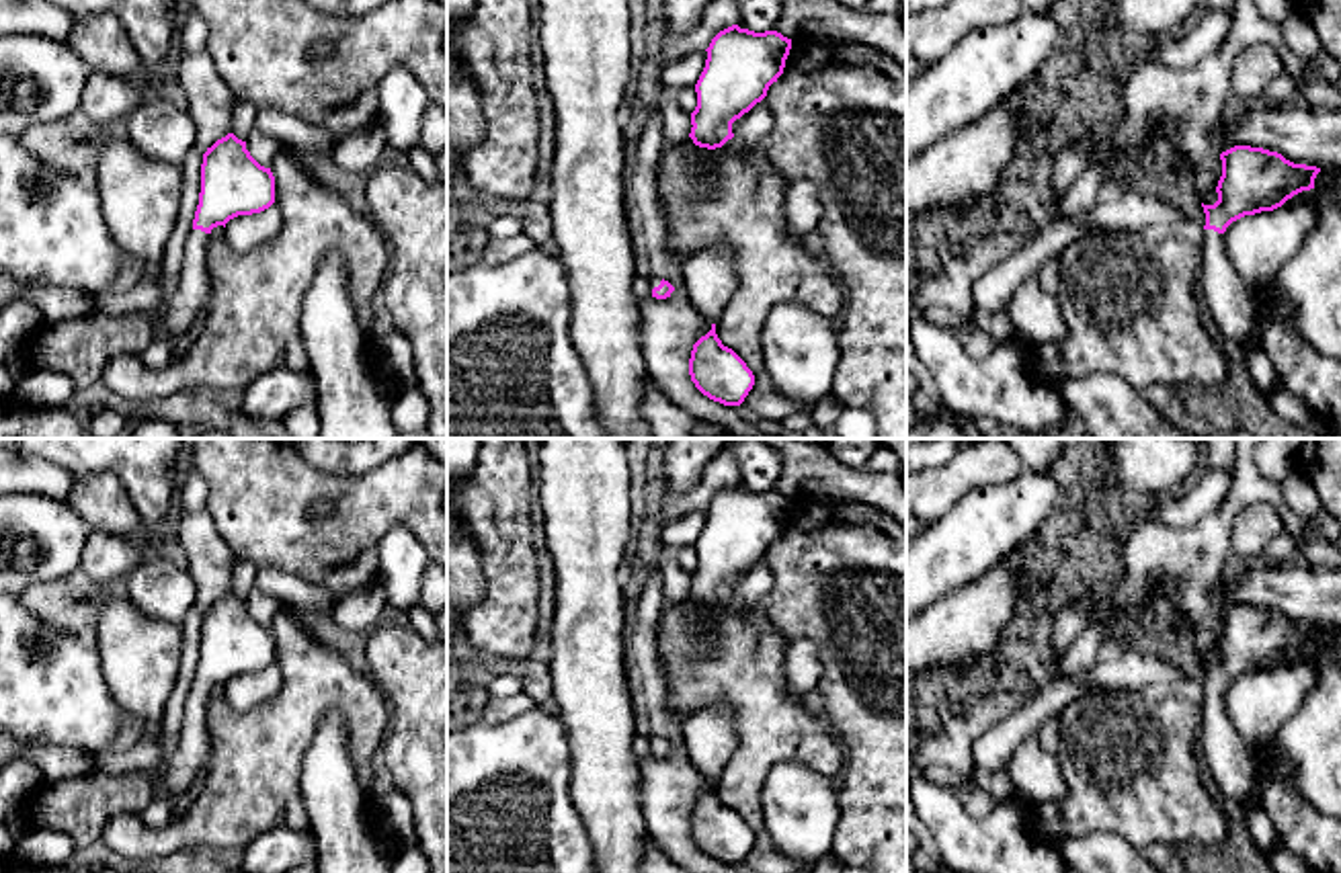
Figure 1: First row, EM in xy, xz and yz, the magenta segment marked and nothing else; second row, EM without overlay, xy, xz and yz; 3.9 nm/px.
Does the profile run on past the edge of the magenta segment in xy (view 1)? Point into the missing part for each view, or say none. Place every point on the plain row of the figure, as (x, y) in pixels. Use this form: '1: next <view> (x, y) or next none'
1: next xy (191, 757)

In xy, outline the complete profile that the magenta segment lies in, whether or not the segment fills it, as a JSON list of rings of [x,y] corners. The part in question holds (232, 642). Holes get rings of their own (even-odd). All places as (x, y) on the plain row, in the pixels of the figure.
[[[234,592],[217,598],[203,613],[201,652],[193,689],[185,701],[180,744],[168,760],[162,783],[174,803],[209,762],[209,730],[205,709],[213,687],[238,674],[252,674],[275,662],[275,635],[260,625],[246,600]]]

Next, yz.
[[[1234,605],[1220,613],[1222,635],[1214,664],[1204,664],[1206,684],[1200,691],[1204,705],[1202,756],[1222,799],[1245,814],[1257,848],[1271,855],[1284,848],[1265,807],[1253,807],[1257,752],[1234,732],[1224,711],[1226,687],[1261,670],[1273,670],[1302,650],[1314,648],[1316,625],[1294,623],[1277,611]]]

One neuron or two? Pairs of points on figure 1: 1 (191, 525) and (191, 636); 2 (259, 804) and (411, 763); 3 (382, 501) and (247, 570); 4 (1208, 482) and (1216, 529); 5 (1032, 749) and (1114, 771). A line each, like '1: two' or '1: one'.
1: one
2: two
3: two
4: two
5: two

